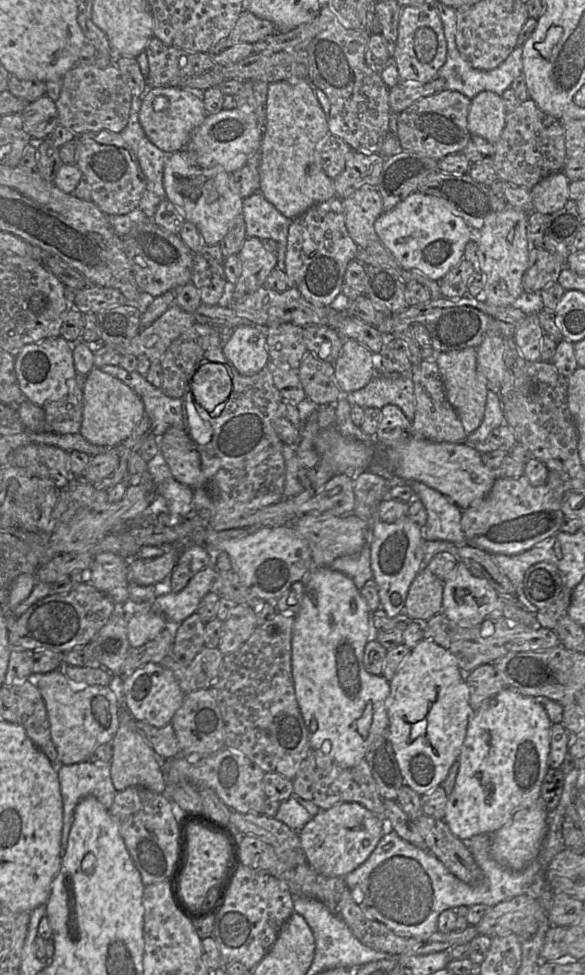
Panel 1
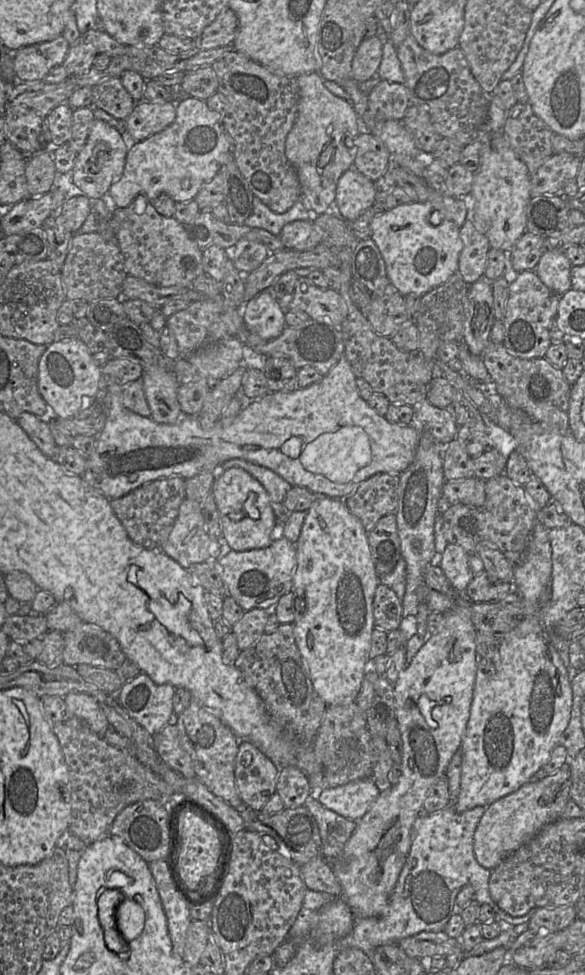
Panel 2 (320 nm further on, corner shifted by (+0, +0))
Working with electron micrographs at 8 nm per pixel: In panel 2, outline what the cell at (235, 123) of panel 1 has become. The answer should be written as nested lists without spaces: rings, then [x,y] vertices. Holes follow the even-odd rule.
[[[185,95],[176,104],[176,117],[164,130],[136,142],[129,149],[120,180],[111,185],[108,198],[116,208],[131,205],[138,196],[143,196],[148,202],[153,202],[161,194],[166,194],[176,203],[194,199],[199,190],[219,172],[221,166],[227,163],[231,155],[231,146],[226,139],[225,127],[220,122],[219,114],[206,104],[206,100]]]

